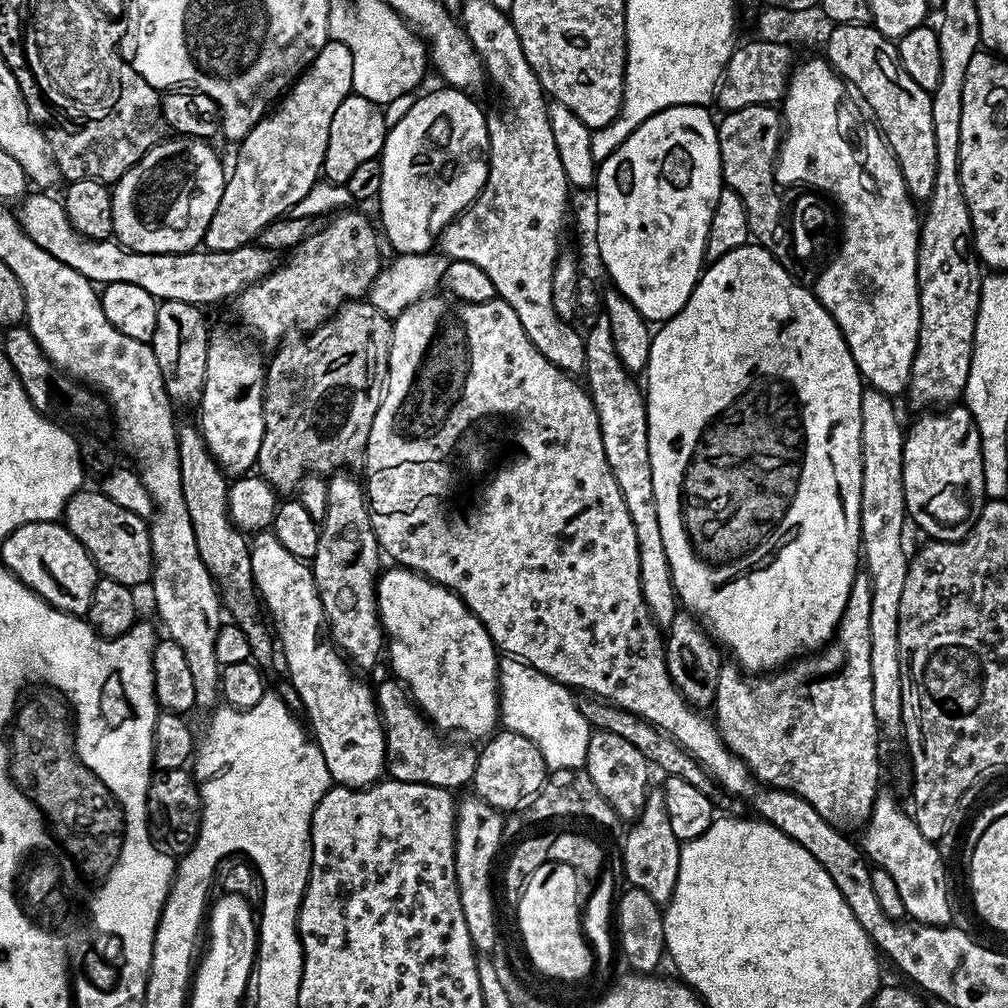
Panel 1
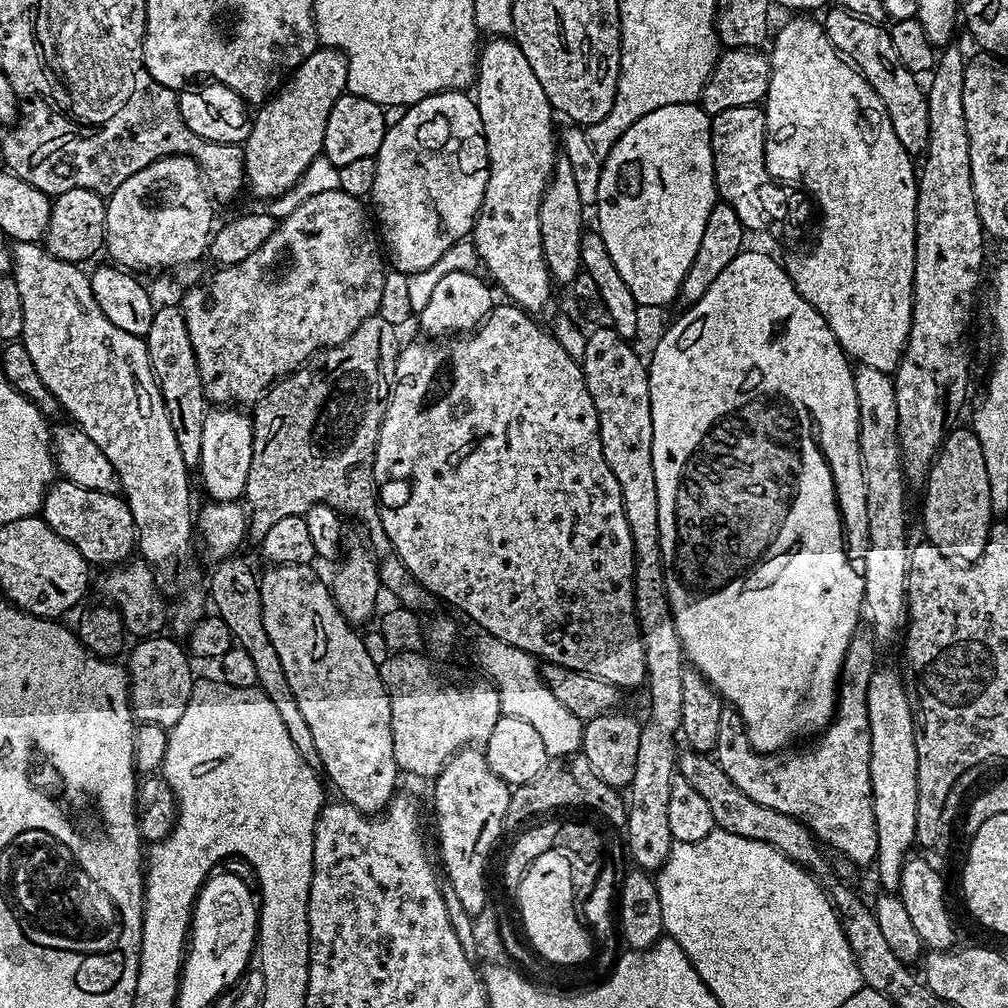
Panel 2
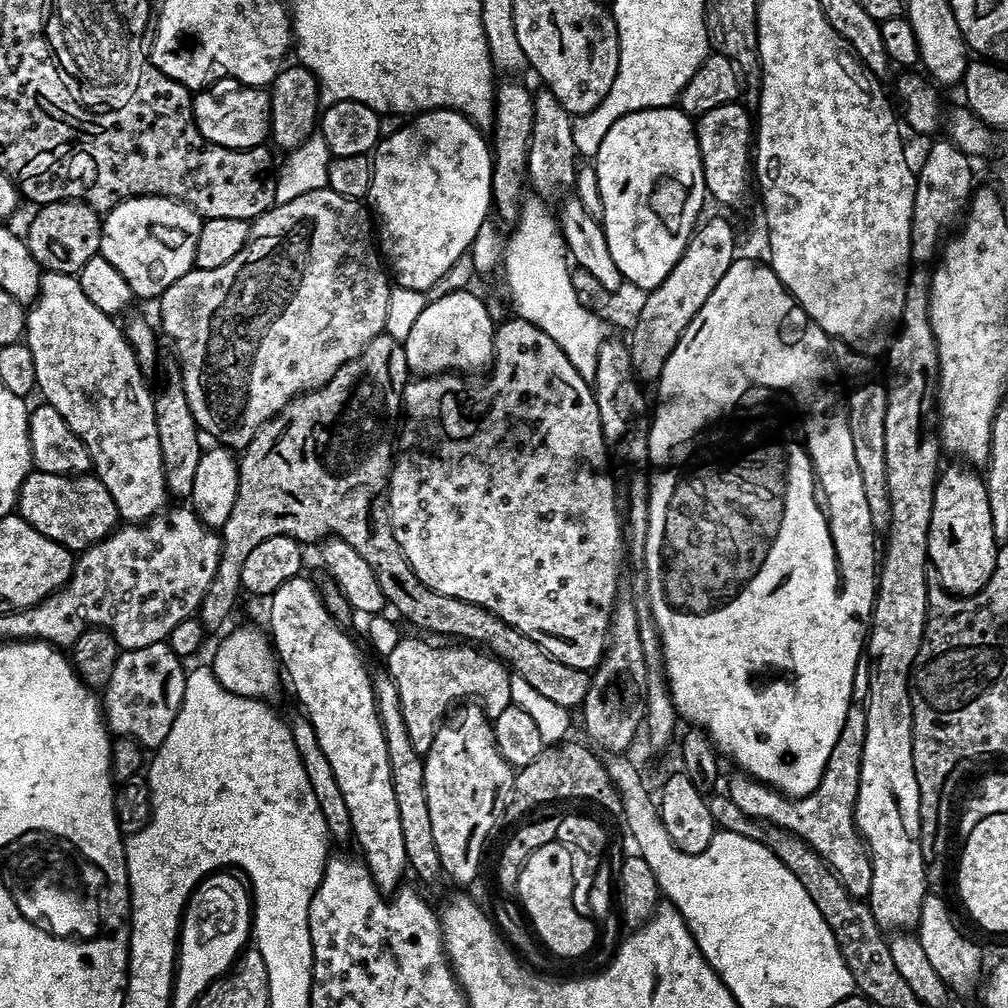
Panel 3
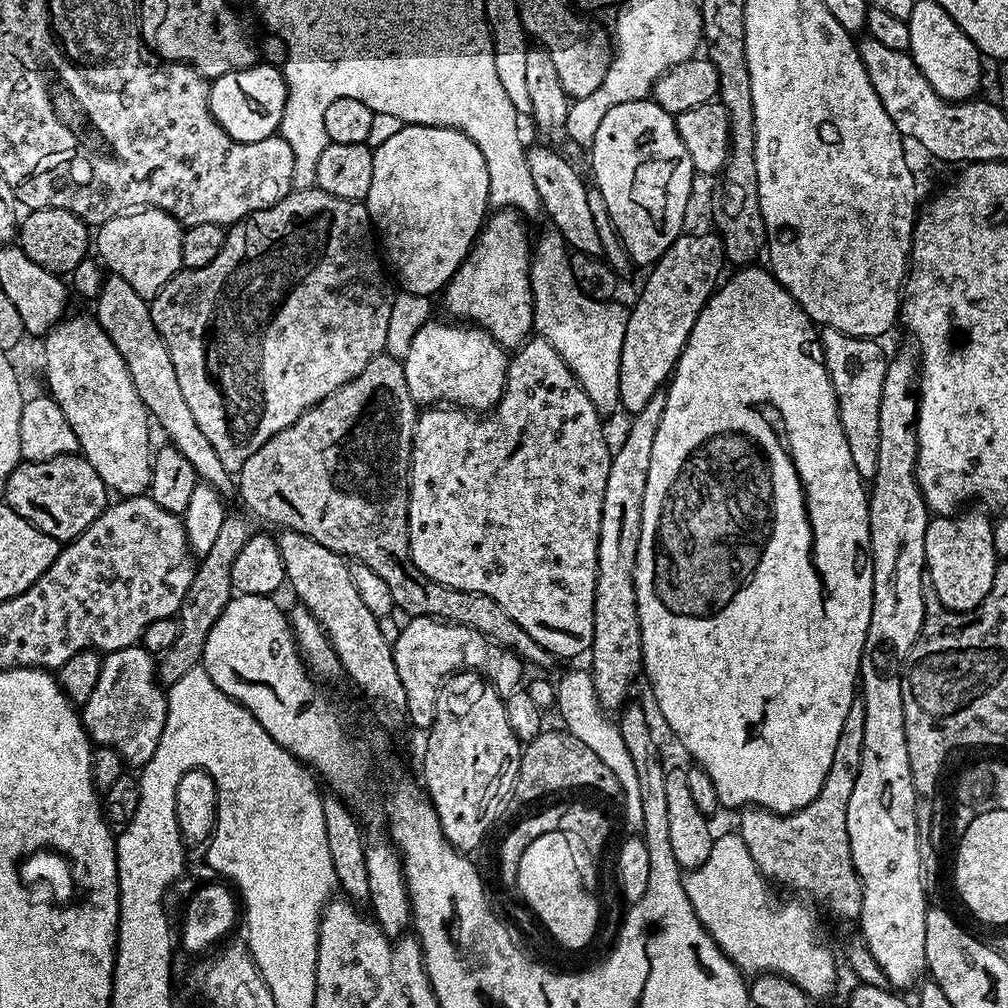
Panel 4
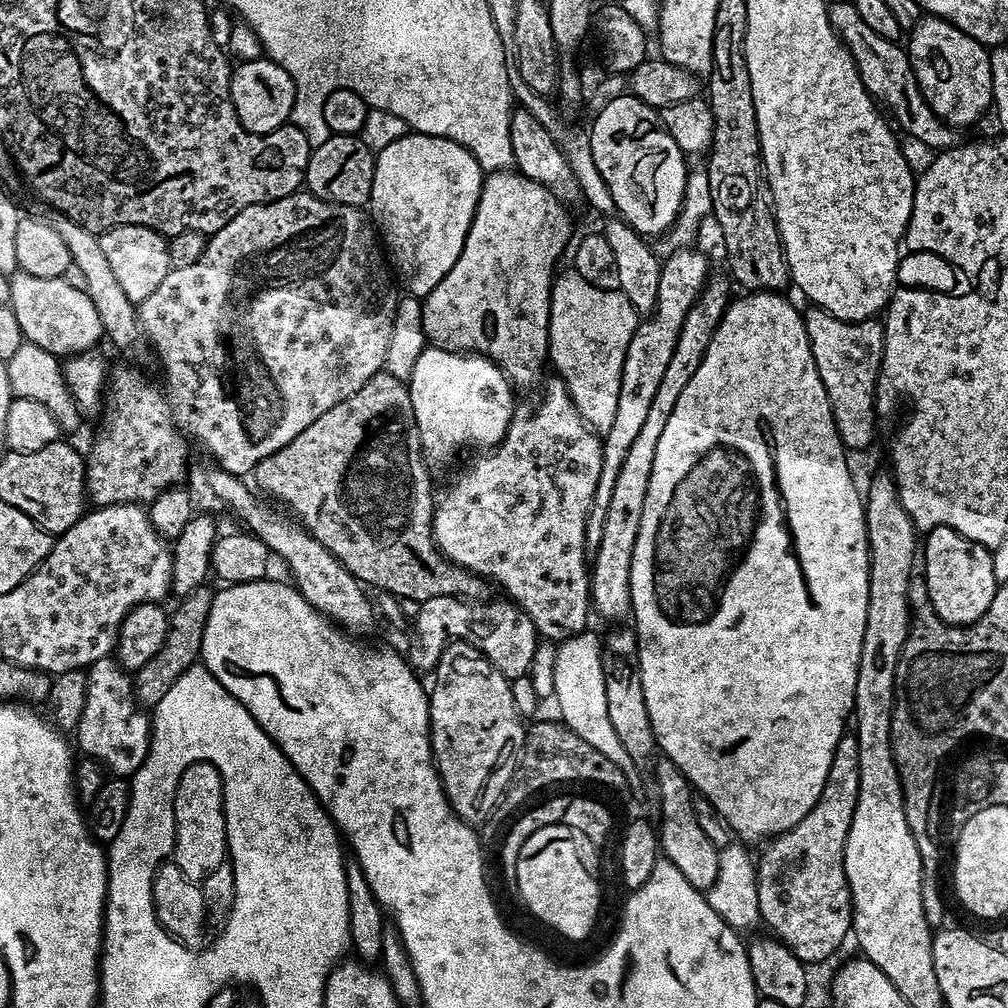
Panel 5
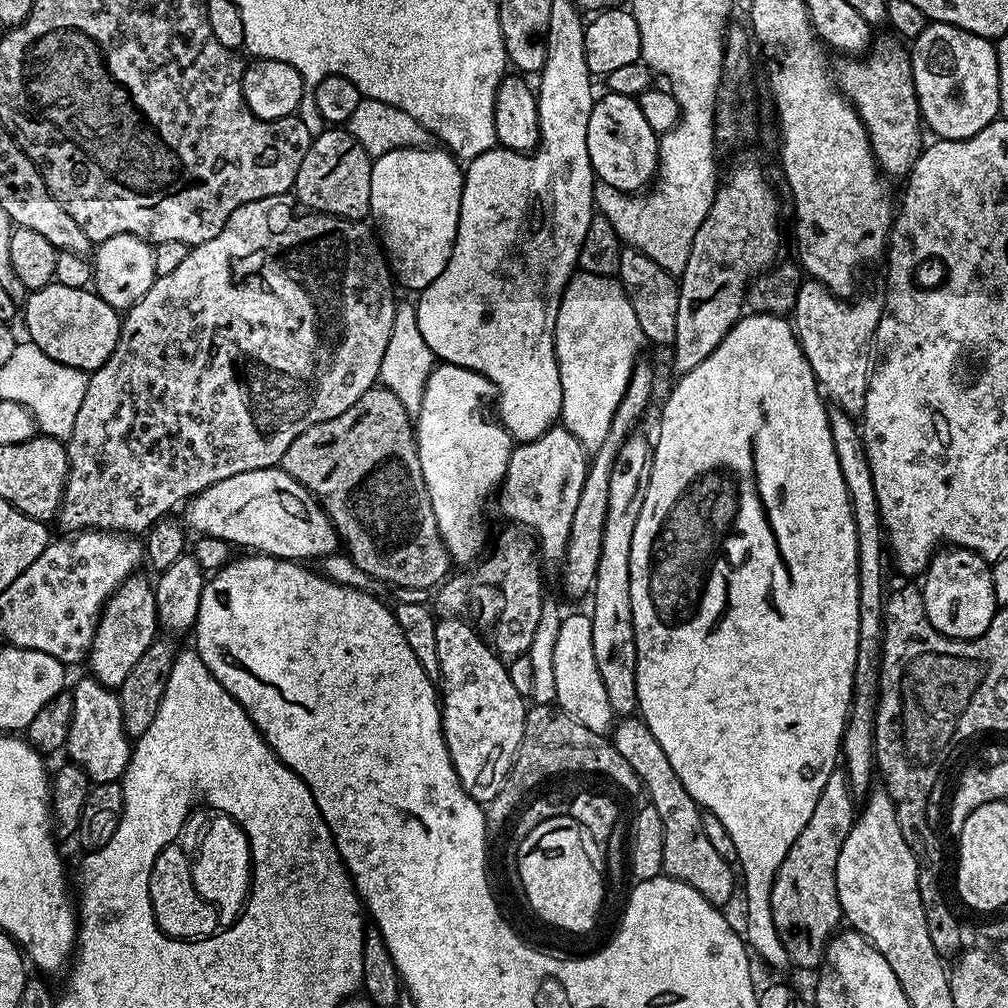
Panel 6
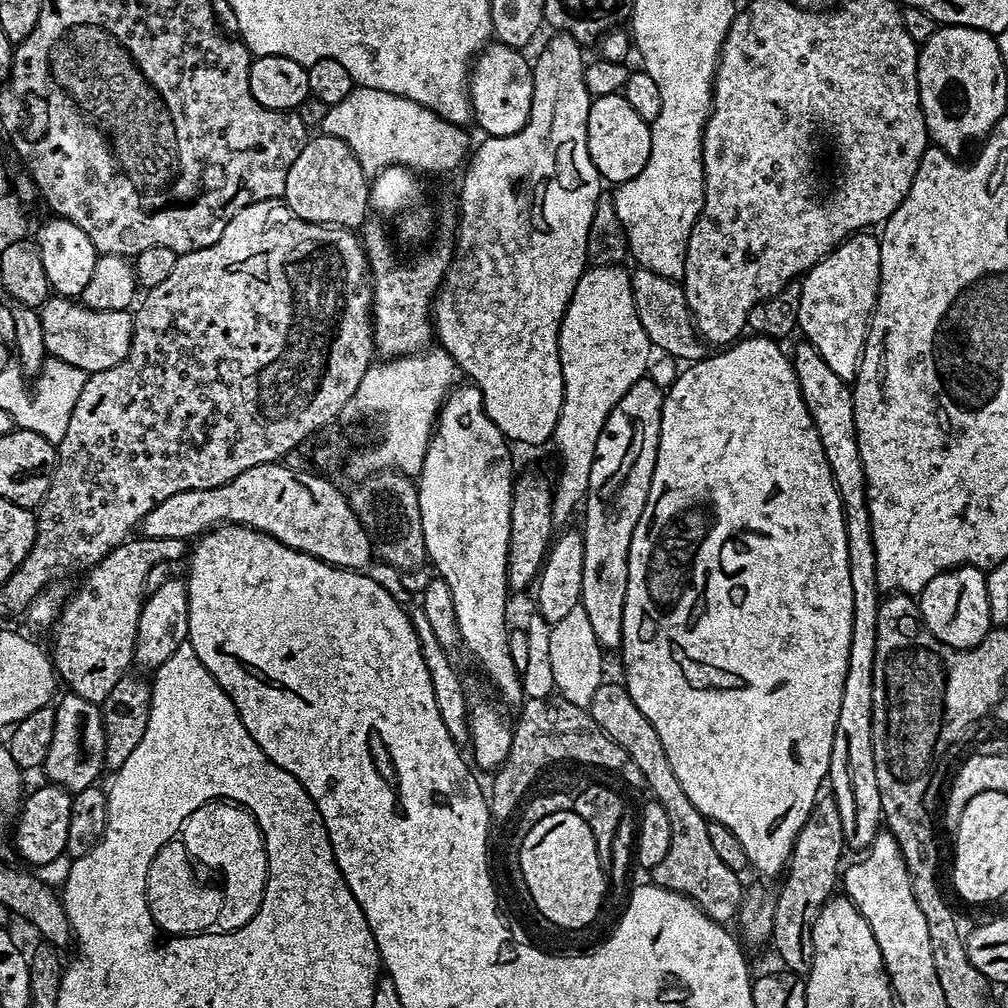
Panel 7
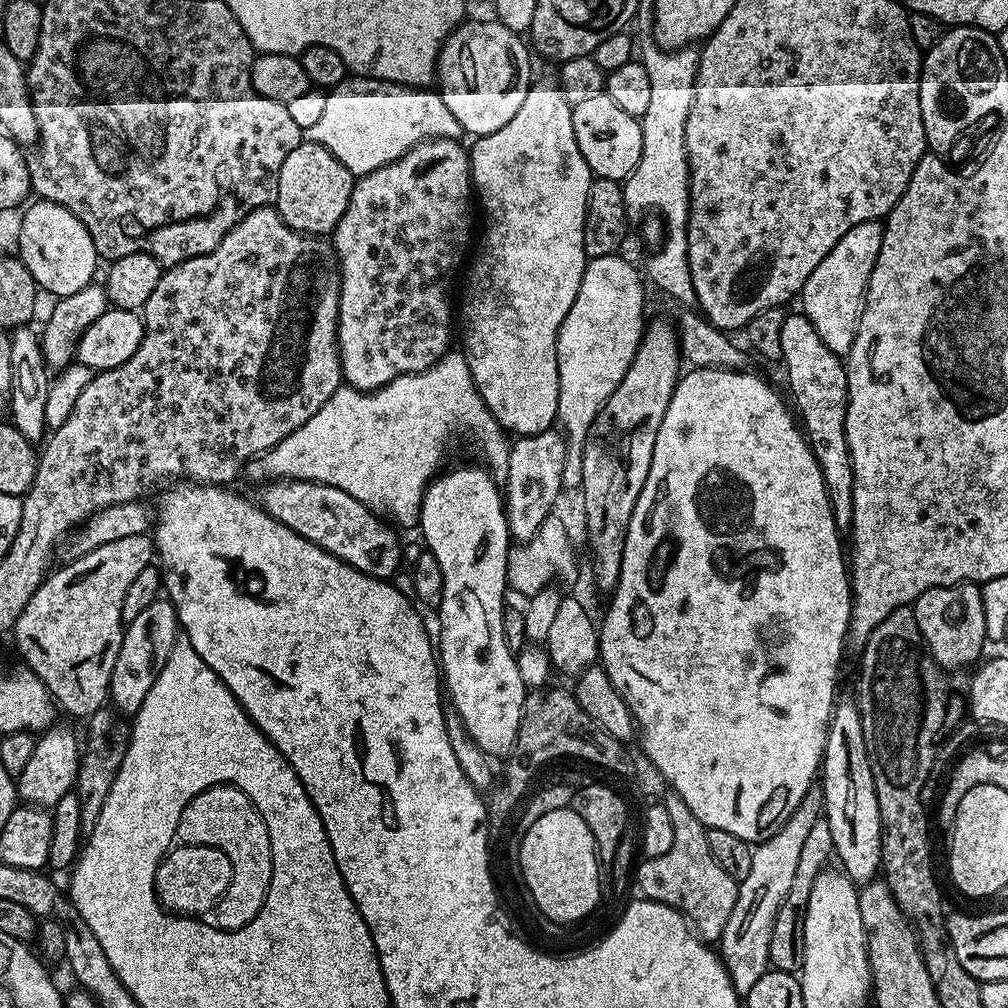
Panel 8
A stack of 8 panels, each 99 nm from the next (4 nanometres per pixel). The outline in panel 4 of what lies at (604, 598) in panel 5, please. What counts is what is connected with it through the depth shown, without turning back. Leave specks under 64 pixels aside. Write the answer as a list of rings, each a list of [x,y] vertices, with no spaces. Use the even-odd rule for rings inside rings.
[[[663,391],[654,394],[650,402],[641,412],[631,417],[632,425],[624,436],[624,441],[612,454],[610,474],[606,478],[606,498],[602,498],[602,530],[598,538],[598,578],[594,594],[594,638],[590,649],[592,665],[590,671],[594,690],[598,694],[598,702],[609,713],[616,714],[629,703],[632,683],[642,672],[642,630],[638,618],[638,602],[636,601],[636,559],[638,558],[638,542],[642,530],[642,502],[646,494],[646,478],[650,478],[650,458],[654,458],[654,438],[658,438],[658,426],[668,402]]]

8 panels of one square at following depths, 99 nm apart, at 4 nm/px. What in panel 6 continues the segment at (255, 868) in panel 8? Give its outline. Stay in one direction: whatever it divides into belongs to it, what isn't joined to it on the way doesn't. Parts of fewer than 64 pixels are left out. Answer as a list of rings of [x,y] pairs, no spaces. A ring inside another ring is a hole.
[[[218,814],[205,830],[198,852],[191,863],[193,886],[204,900],[216,908],[221,927],[228,927],[236,922],[243,911],[251,888],[252,855],[249,840],[240,826],[228,816]]]

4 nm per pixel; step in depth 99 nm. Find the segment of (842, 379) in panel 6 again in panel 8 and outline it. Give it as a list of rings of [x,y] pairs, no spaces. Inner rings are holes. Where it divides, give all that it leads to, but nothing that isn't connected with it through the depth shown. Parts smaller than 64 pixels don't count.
[[[878,220],[862,222],[846,230],[834,250],[830,250],[830,254],[826,254],[826,258],[814,266],[814,274],[806,278],[799,294],[798,304],[804,307],[801,308],[802,315],[814,326],[814,330],[818,330],[818,338],[822,338],[832,353],[841,358],[847,357],[852,348],[864,292],[868,289],[874,262],[878,262],[878,250],[882,250],[883,237],[884,226]]]

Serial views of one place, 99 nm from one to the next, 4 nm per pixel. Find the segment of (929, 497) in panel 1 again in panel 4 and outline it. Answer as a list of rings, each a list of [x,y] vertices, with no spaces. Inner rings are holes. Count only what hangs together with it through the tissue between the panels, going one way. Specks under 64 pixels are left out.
[[[964,510],[959,514],[950,516],[936,516],[935,518],[929,519],[928,525],[926,526],[926,558],[924,559],[924,563],[926,565],[927,579],[931,580],[934,590],[938,594],[938,598],[942,602],[942,606],[946,606],[955,612],[969,612],[977,608],[977,606],[983,602],[986,598],[986,594],[990,594],[990,590],[992,589],[992,583],[996,577],[996,565],[998,563],[998,557],[994,550],[994,534],[992,533],[993,521],[991,519],[987,520],[987,518],[983,516],[983,514],[985,515],[983,511],[980,511],[981,513],[968,511],[972,510]]]

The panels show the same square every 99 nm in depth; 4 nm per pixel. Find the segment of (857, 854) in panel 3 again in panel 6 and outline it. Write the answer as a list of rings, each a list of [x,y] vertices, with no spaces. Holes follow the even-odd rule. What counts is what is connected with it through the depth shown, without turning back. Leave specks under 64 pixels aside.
[[[837,770],[826,778],[826,786],[822,786],[822,794],[818,794],[818,806],[814,806],[814,814],[810,814],[810,822],[806,822],[802,834],[794,838],[794,846],[786,854],[786,862],[778,866],[778,874],[774,878],[774,886],[770,894],[770,906],[774,910],[774,926],[778,930],[778,938],[782,938],[782,946],[786,946],[786,954],[793,965],[800,968],[819,969],[824,962],[824,951],[828,942],[836,935],[842,924],[842,913],[838,902],[838,886],[836,871],[838,870],[838,854],[842,850],[842,842],[846,842],[846,834],[850,834],[852,822],[858,815],[848,777]]]

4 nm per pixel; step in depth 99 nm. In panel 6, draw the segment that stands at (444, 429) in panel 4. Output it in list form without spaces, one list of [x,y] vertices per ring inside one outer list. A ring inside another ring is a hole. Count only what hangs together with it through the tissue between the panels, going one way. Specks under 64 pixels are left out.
[[[553,426],[550,430],[546,430],[546,434],[517,443],[513,447],[504,481],[498,489],[500,512],[508,522],[531,532],[536,537],[540,555],[545,561],[563,561],[564,551],[570,538],[570,522],[574,522],[574,510],[578,506],[578,497],[582,495],[589,463],[590,456],[585,452],[582,442],[578,442],[578,438],[574,438],[574,434],[570,434],[570,430],[563,426]]]

